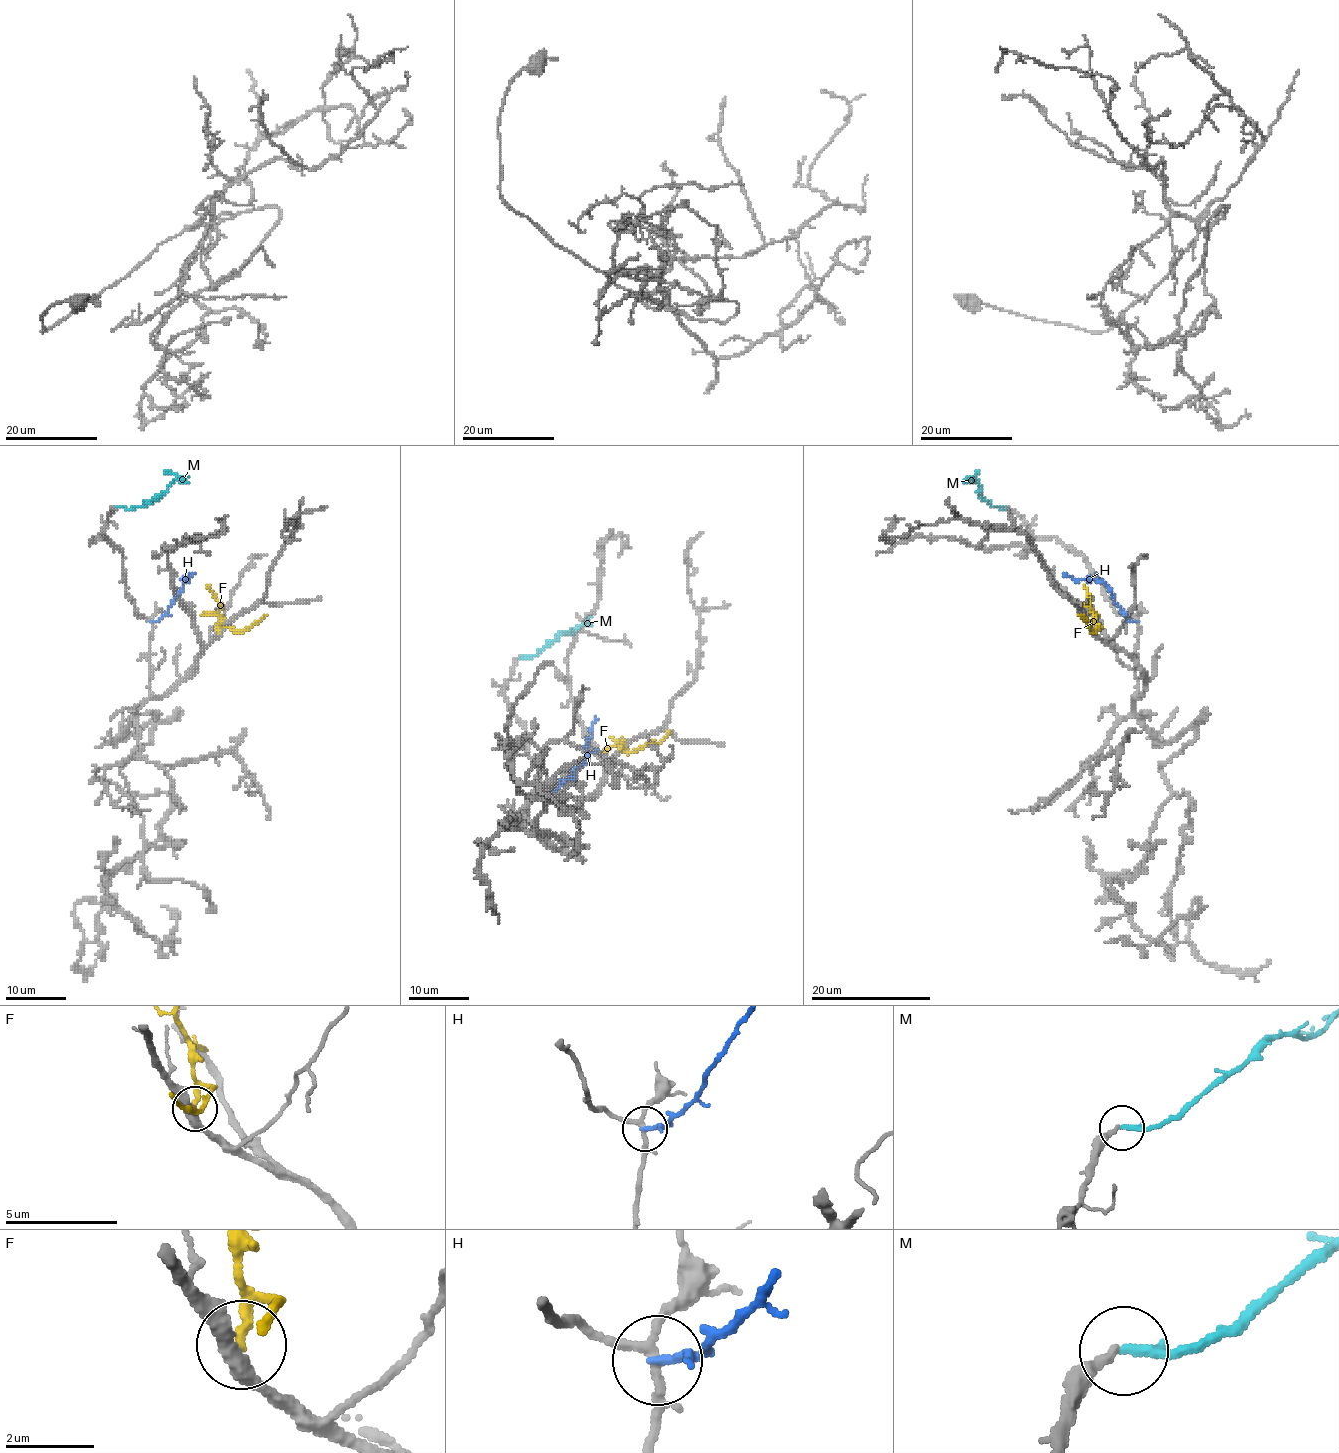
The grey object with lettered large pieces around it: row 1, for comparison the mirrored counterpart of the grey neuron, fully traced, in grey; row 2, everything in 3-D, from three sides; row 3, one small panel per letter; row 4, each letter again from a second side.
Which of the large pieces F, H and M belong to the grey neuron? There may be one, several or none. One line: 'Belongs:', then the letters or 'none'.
Belongs: none

